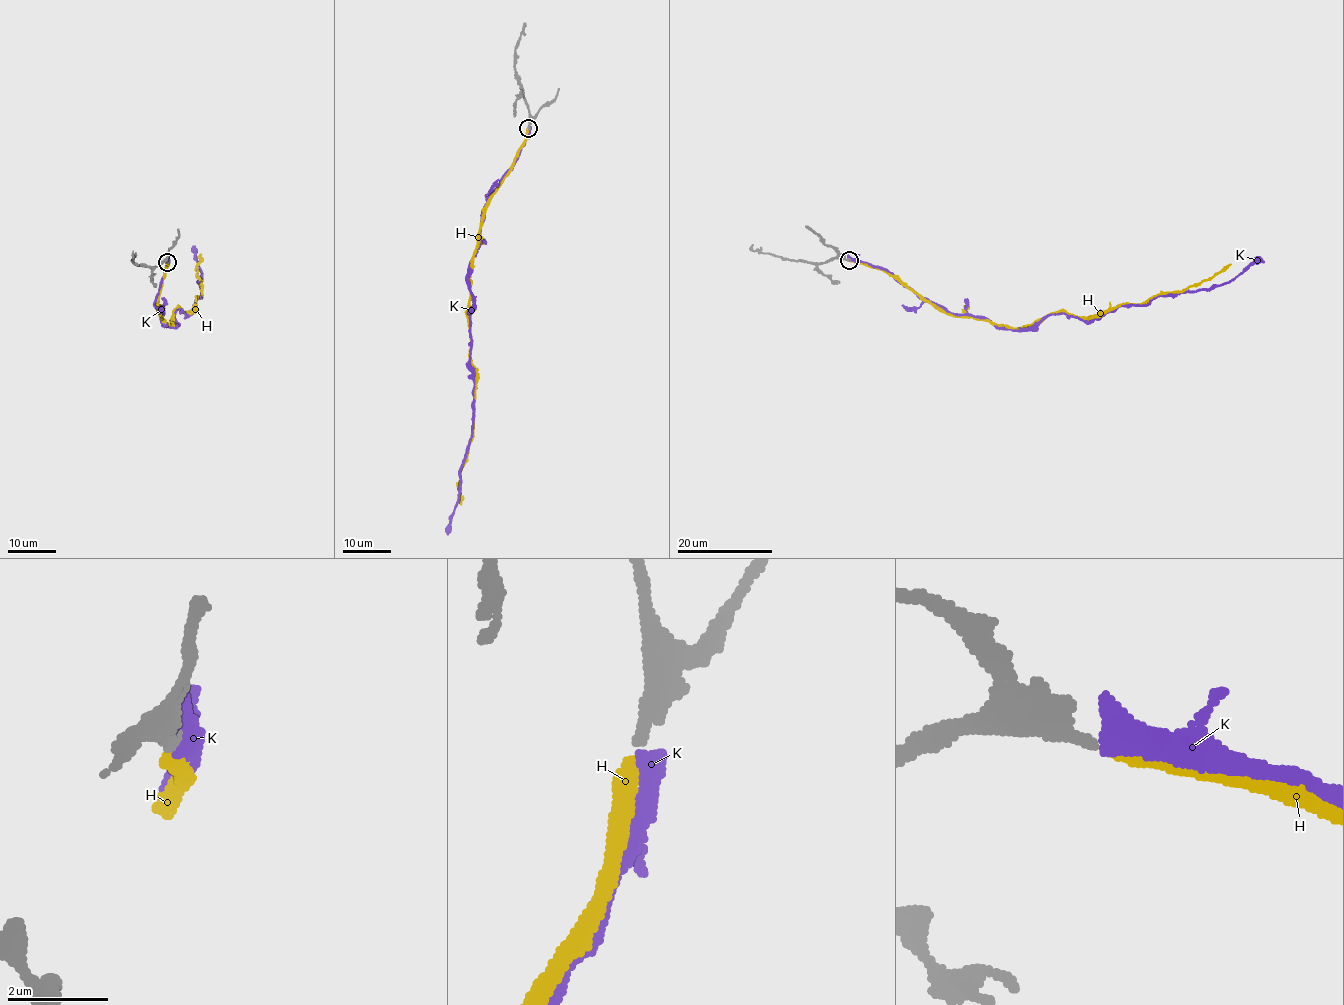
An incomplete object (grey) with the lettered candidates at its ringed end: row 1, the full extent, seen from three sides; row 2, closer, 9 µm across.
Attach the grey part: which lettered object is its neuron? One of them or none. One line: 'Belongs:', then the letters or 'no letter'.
Belongs: H

